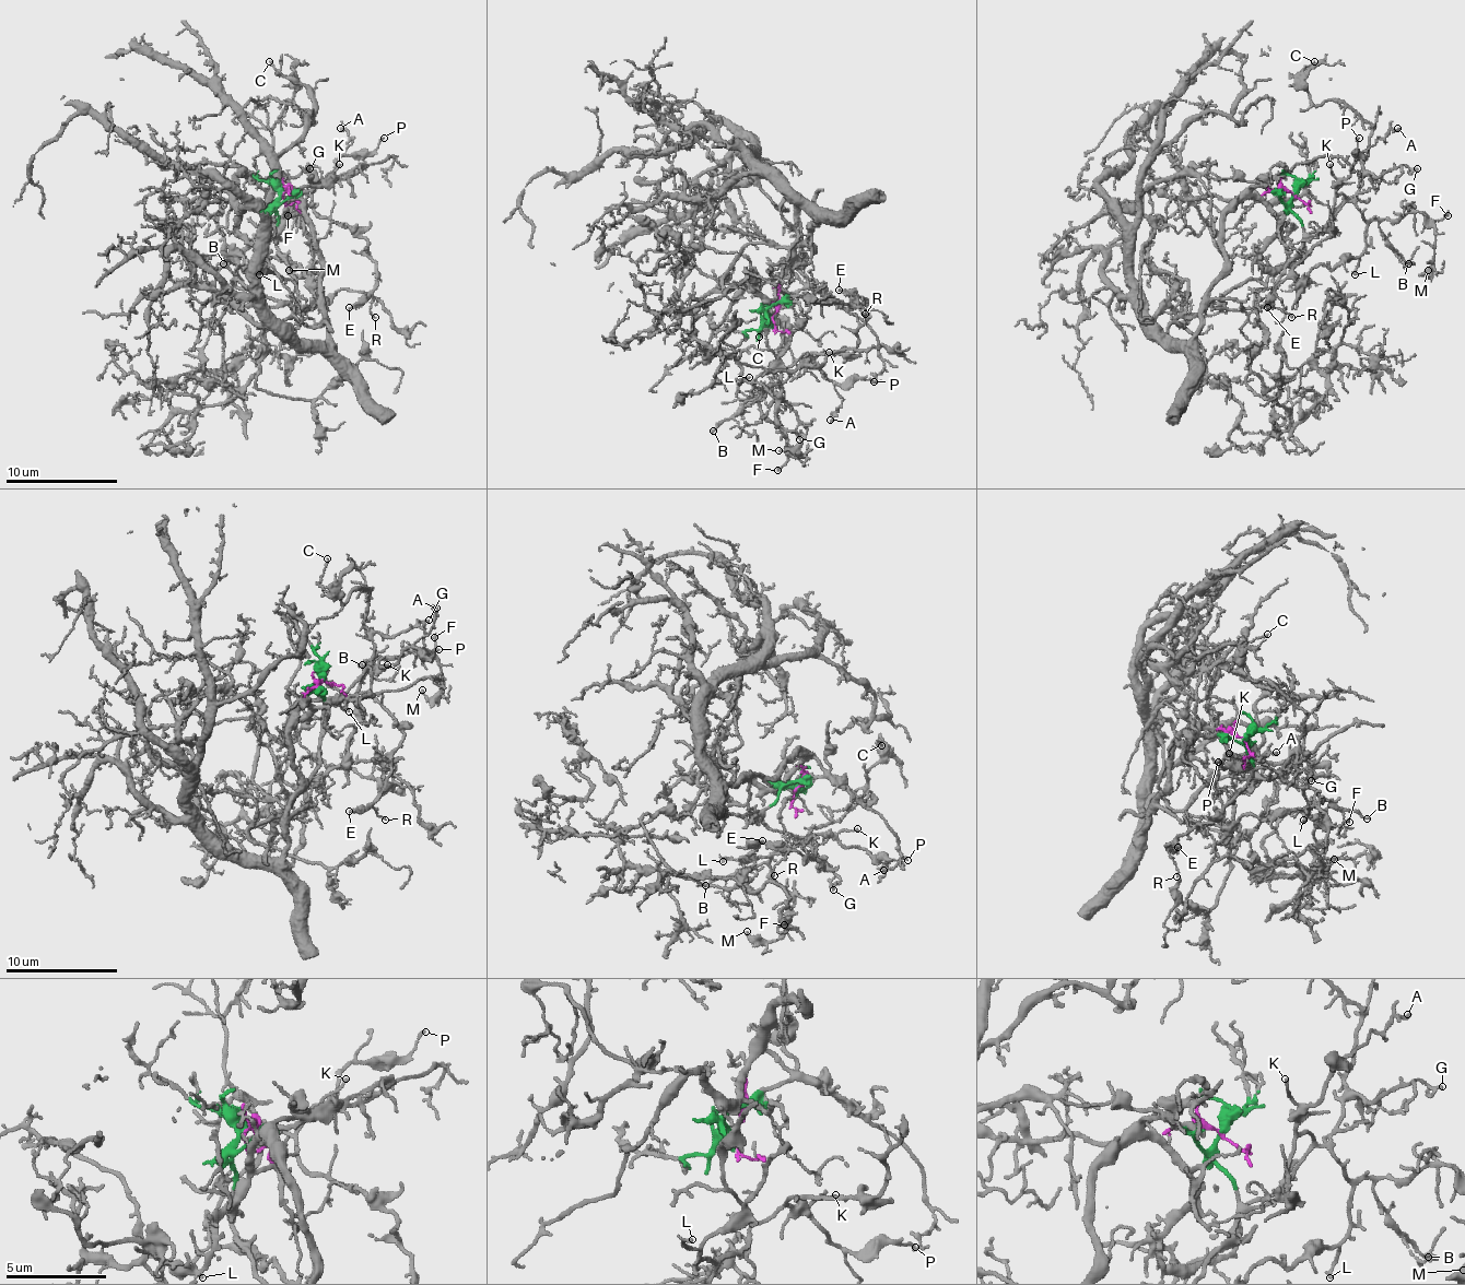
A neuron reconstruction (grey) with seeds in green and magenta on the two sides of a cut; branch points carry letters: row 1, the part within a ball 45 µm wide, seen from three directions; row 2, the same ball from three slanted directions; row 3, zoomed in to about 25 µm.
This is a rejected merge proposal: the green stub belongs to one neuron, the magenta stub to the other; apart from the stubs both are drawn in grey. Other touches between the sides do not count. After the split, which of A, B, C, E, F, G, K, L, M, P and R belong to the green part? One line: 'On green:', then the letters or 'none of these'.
On green: A, B, C, E, F, G, K, L, M, P, R

